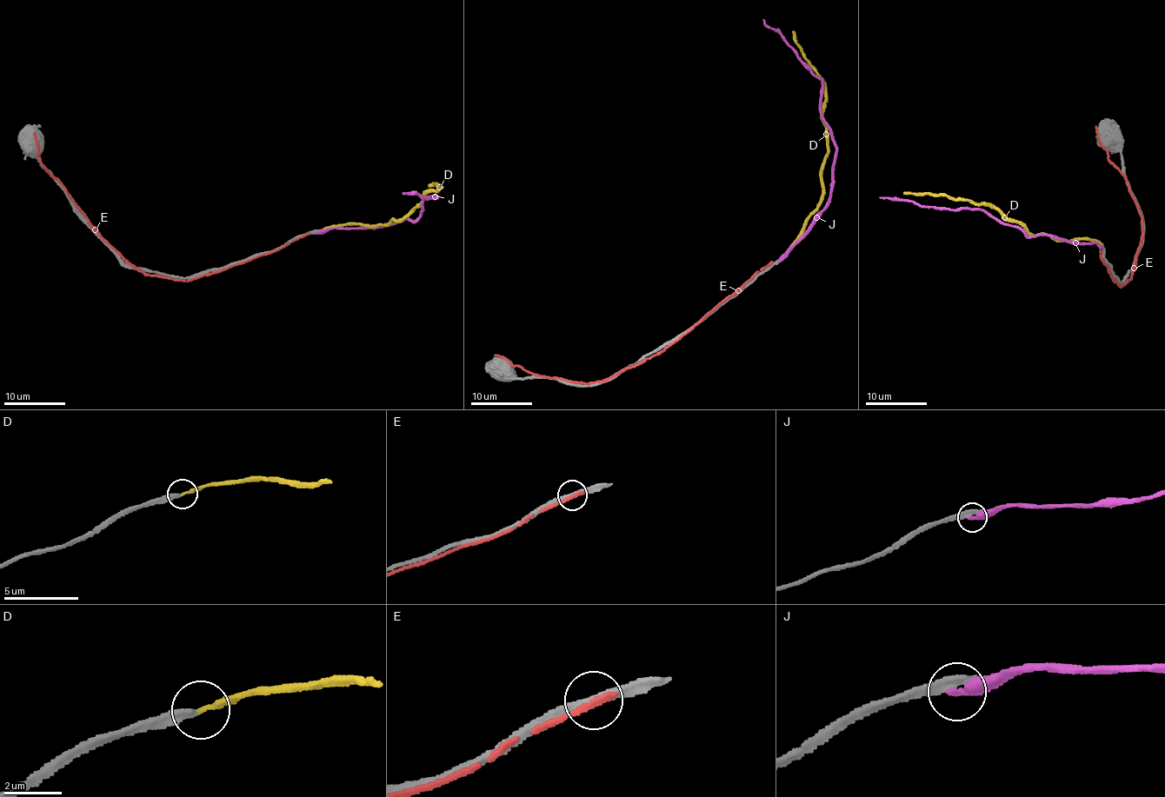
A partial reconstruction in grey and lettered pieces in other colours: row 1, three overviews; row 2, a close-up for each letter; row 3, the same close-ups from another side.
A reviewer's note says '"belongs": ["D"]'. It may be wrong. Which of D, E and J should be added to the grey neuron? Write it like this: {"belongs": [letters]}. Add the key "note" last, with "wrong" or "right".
{"belongs": ["D"], "note": "right"}

